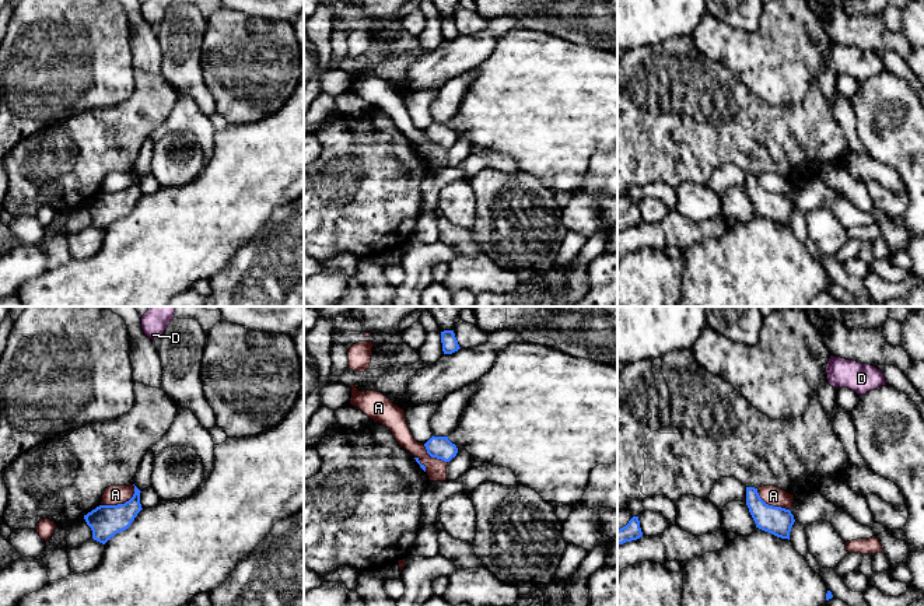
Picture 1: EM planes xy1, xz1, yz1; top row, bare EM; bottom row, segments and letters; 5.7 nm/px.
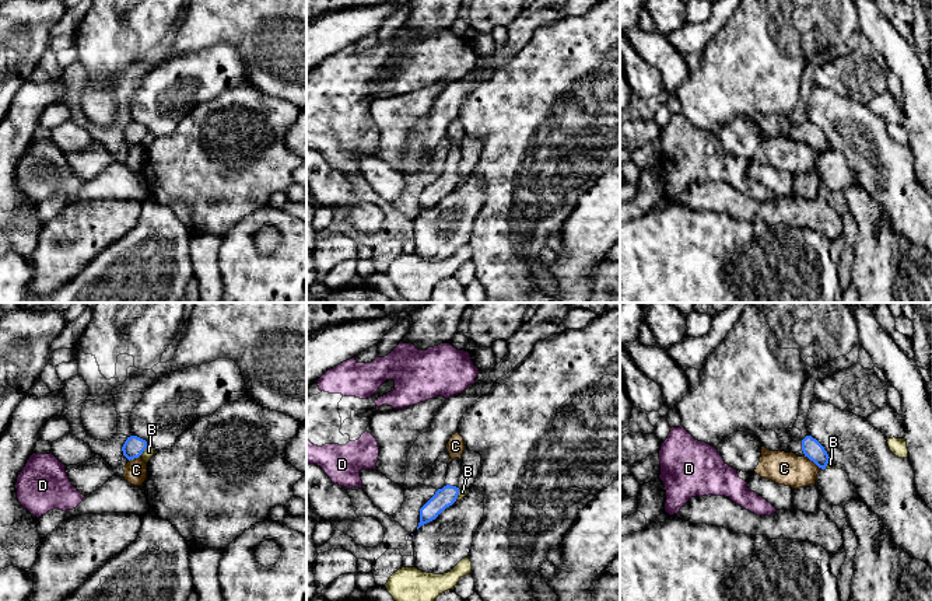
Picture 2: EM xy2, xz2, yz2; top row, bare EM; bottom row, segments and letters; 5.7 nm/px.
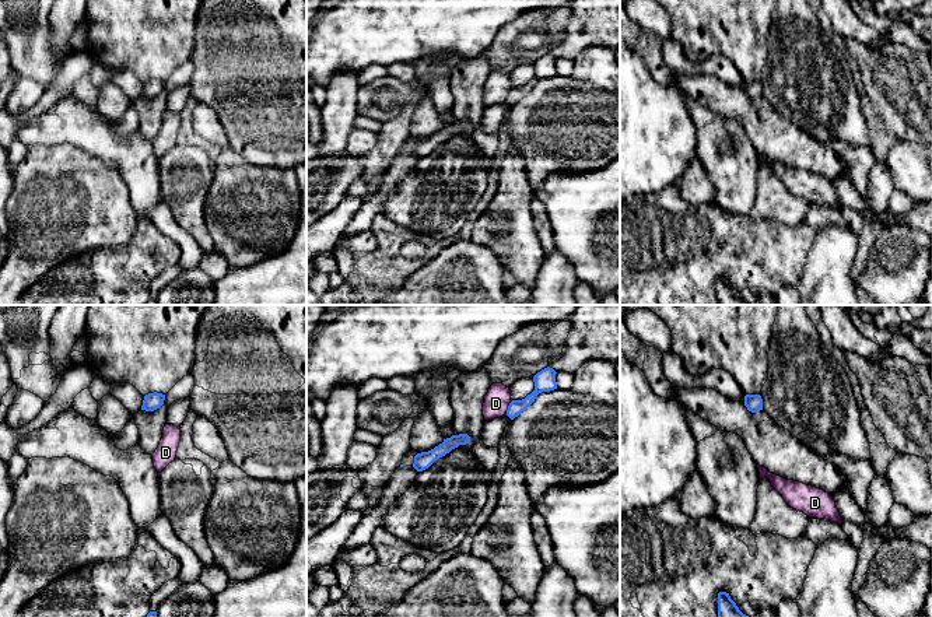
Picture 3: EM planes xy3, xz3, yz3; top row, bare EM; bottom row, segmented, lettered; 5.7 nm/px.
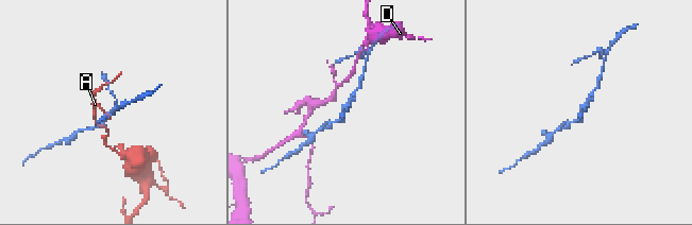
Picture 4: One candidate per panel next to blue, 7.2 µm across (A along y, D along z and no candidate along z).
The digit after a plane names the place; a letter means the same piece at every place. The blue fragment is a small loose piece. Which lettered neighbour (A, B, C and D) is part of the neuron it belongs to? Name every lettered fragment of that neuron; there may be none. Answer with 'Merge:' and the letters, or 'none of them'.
Merge: none of them

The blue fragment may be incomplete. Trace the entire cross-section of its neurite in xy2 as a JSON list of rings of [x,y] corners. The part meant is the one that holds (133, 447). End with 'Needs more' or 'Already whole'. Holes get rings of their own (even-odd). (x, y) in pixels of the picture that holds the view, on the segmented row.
[[[130,436],[125,441],[122,451],[123,451],[123,455],[130,461],[130,460],[139,458],[146,448],[147,448],[146,440],[137,436]]]. Already whole

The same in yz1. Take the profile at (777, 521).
[[[746,487],[746,505],[756,528],[790,540],[790,532],[795,522],[790,509],[766,504],[755,487]]]. Already whole

